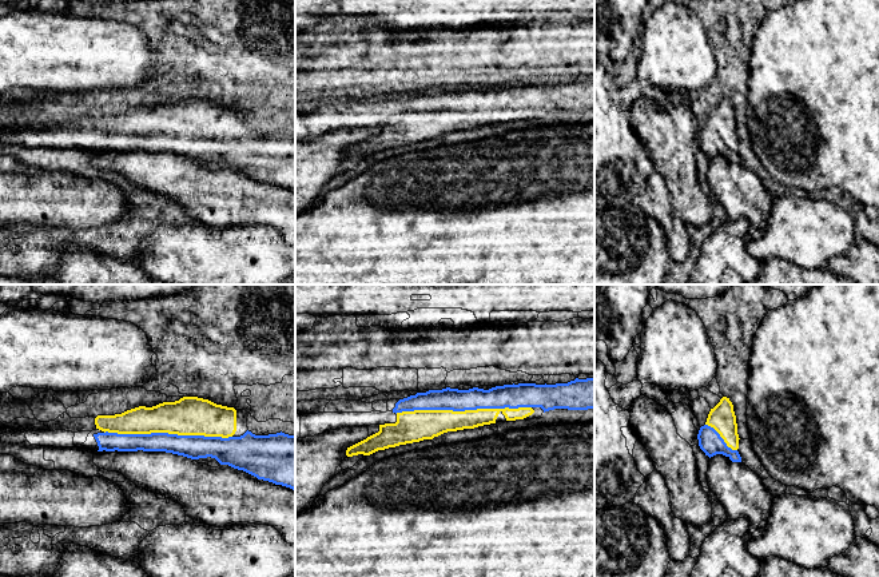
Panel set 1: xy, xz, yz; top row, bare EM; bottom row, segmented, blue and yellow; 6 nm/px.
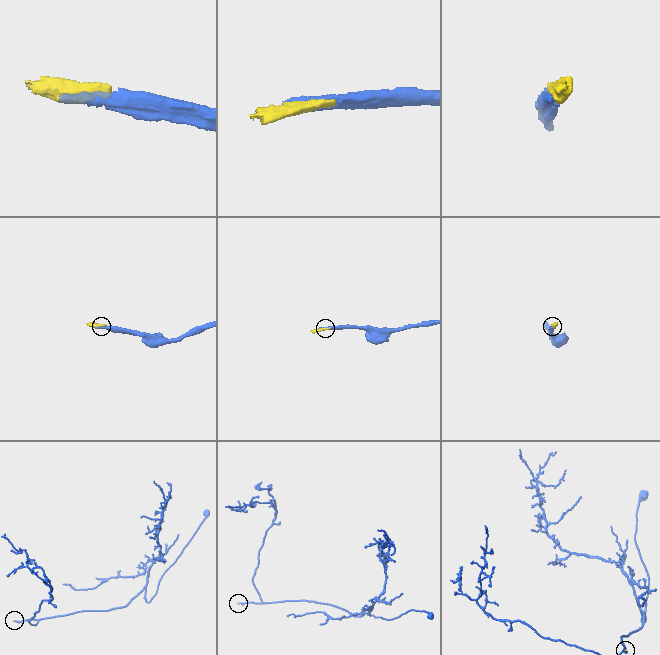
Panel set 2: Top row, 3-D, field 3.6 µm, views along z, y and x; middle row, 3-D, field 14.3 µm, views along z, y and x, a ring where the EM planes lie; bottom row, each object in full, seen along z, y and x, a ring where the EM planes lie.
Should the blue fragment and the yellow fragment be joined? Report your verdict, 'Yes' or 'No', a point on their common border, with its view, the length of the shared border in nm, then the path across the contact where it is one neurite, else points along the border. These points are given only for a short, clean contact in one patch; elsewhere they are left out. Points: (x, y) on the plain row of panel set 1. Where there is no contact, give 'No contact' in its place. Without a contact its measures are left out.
Yes. Touches blue at xz (462, 111). Shared border 800 nm

